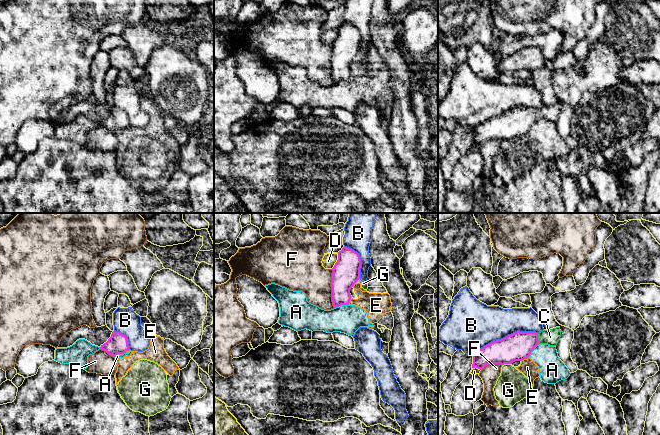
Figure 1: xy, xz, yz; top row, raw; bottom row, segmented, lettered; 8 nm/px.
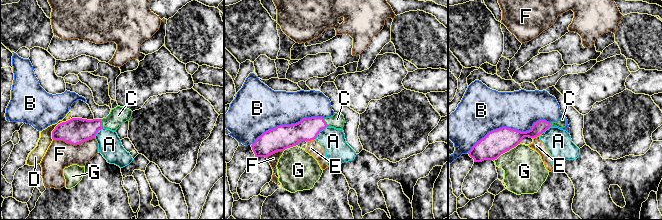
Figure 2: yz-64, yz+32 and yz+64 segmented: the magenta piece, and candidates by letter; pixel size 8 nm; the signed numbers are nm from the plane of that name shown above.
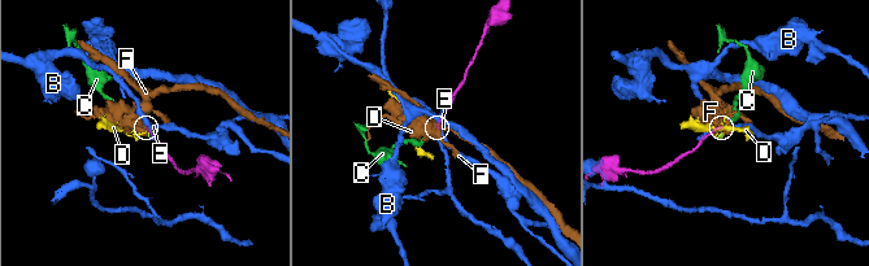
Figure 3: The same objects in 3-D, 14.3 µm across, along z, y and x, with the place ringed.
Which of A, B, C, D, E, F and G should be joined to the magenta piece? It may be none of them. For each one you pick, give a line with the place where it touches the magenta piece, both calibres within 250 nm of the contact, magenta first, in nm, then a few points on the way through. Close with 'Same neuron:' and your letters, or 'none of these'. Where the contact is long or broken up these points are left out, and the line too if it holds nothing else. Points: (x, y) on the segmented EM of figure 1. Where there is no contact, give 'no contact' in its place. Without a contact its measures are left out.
C: yz (537, 338) | 220/120 nm | across yz (518, 346), (526, 341), (537, 338), (550, 337)
Same neuron: C

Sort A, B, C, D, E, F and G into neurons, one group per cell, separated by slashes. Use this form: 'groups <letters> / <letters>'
groups A E G / B / C / D / F

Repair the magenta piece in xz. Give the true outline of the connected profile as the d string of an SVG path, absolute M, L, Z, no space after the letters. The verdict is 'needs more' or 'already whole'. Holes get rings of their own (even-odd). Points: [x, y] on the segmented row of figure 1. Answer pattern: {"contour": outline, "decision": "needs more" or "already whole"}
{"contour": "M343 247L338 252L338 260L332 268L332 302L334 308L349 305L350 289L360 279L361 259L357 252Z", "decision": "already whole"}

